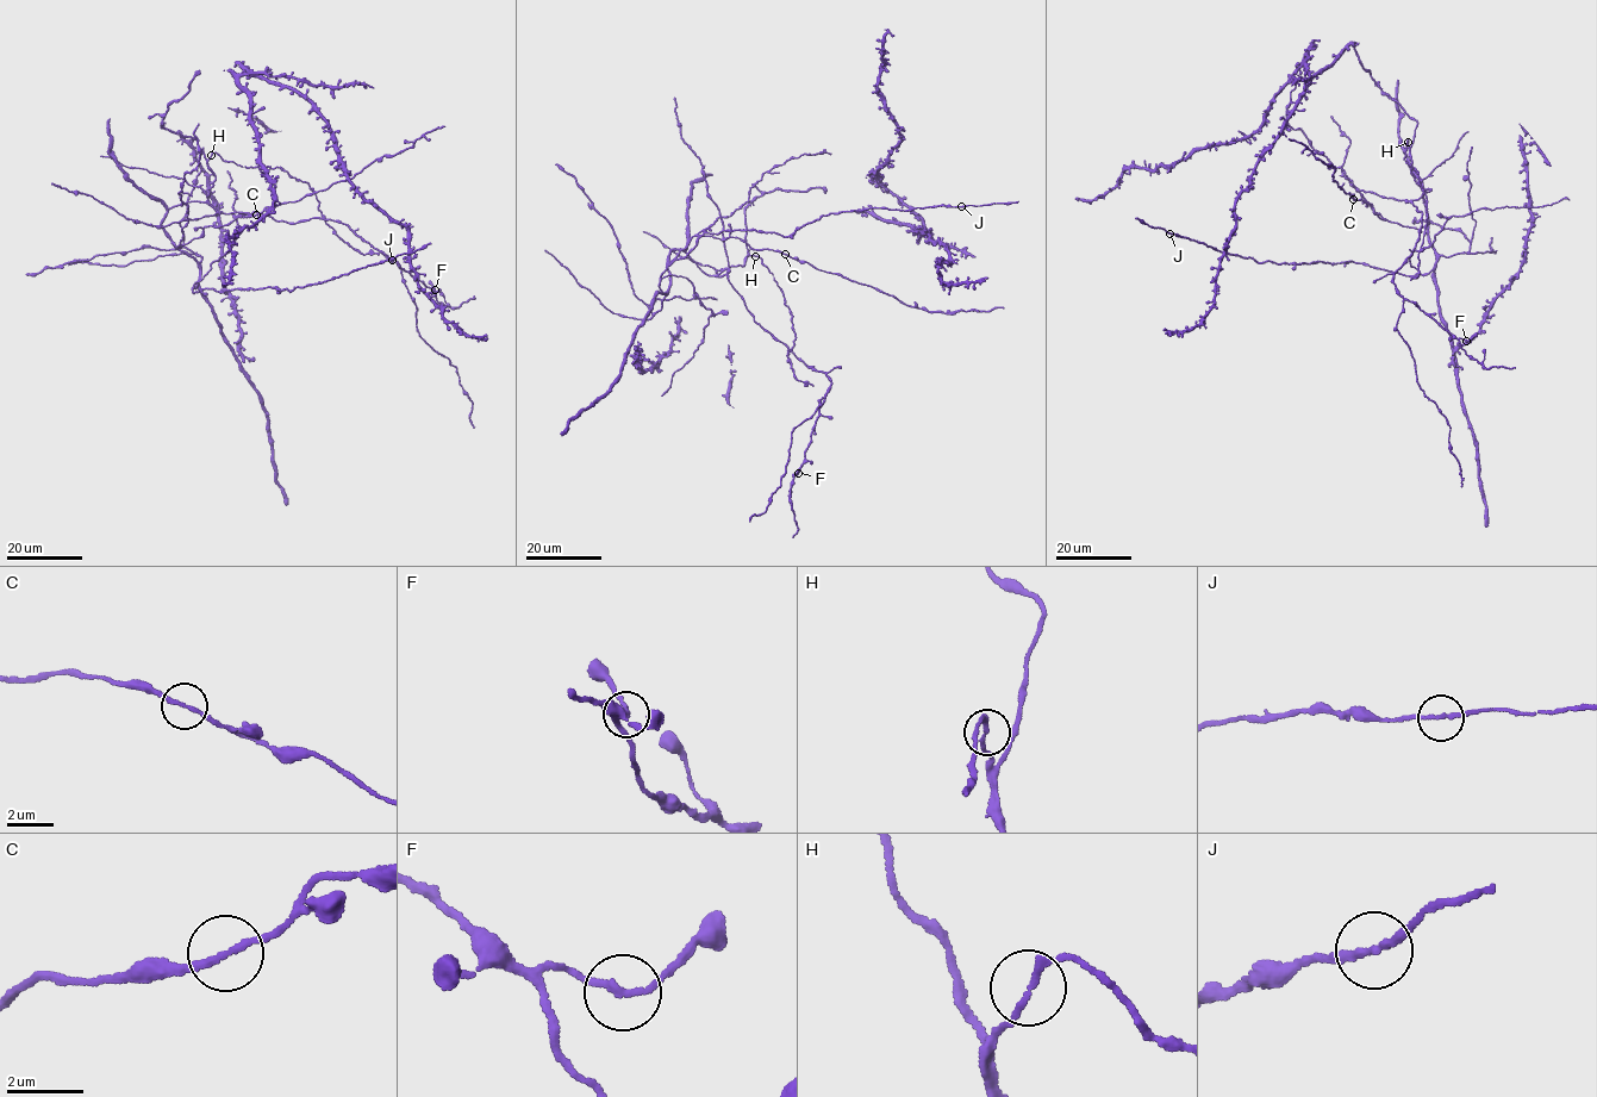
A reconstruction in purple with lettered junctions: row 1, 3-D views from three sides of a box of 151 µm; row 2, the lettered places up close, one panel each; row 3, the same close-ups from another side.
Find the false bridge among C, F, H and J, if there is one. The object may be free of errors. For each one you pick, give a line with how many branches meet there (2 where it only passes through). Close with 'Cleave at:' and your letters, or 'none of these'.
Cleave at: none of these

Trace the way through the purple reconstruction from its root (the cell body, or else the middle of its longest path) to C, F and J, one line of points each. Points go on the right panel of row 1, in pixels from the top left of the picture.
C: (1410, 150), (1416, 184), (1432, 189), (1423, 193), (1424, 225), (1415, 229), (1382, 219), (1372, 204), (1353, 199)
F: (1410, 150), (1411, 174), (1423, 191), (1410, 200), (1422, 224), (1393, 284), (1404, 298), (1467, 341)
J: (1410, 150), (1416, 184), (1432, 189), (1423, 197), (1436, 259), (1427, 273), (1353, 261), (1259, 263), (1170, 232)

